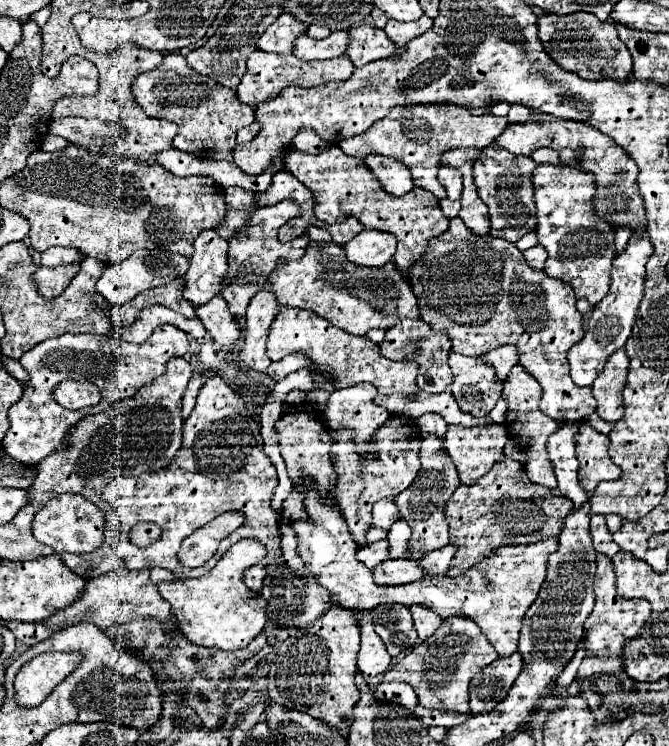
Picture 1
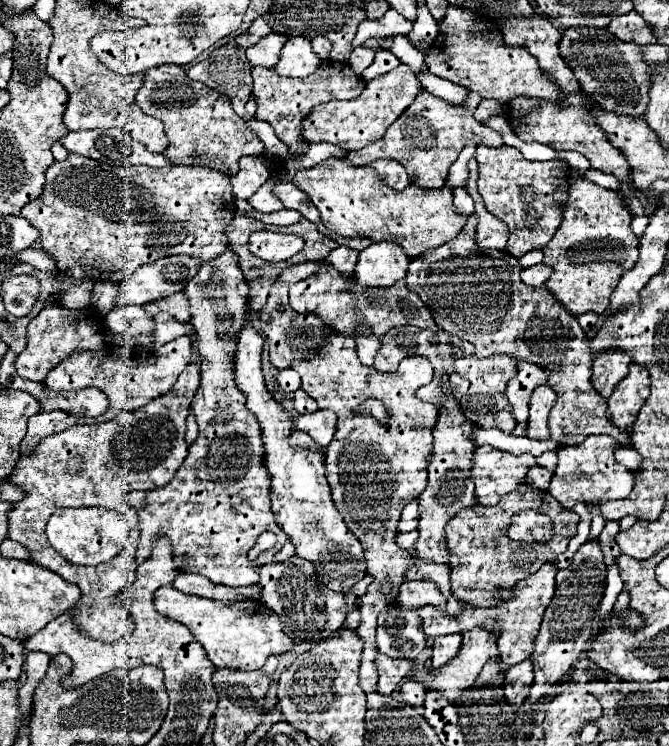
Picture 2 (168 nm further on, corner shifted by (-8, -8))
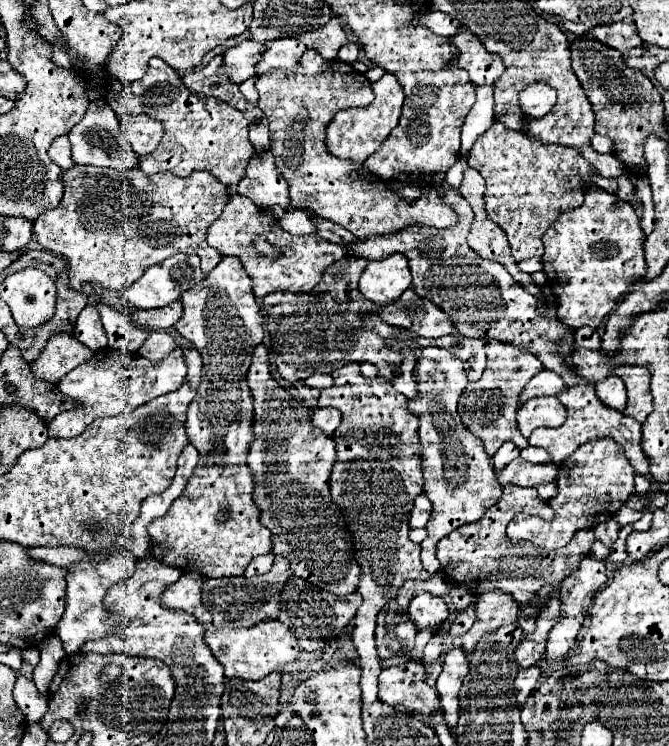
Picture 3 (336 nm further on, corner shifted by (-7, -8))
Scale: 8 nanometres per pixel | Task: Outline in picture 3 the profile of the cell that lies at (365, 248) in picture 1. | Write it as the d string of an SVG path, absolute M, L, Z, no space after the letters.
M393 253L381 261L367 261L359 279L359 291L365 299L379 303L393 303L411 285L411 271L405 255Z

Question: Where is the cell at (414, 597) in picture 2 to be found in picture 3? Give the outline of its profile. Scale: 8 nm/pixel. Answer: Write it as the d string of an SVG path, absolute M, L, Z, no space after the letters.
M419 593L409 603L409 617L413 619L413 623L417 623L419 629L439 625L447 619L447 615L449 615L447 603L441 597L429 593Z

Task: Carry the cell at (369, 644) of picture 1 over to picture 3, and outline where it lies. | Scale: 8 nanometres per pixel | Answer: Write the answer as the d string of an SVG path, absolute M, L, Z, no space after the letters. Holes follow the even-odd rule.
M407 661L391 665L379 675L379 699L389 705L405 705L415 713L433 713L439 709L437 691L423 683L423 663ZM429 699L429 709L419 709Z

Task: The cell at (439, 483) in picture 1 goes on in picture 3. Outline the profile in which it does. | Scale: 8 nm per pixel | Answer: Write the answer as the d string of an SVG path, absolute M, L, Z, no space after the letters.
M425 347L417 359L415 375L419 381L419 397L409 401L409 411L419 417L421 463L425 479L423 491L433 503L433 511L425 527L427 539L421 543L421 563L427 573L435 575L441 571L441 563L435 555L437 541L453 529L481 519L483 513L499 501L501 489L497 487L497 479L493 479L491 457L485 453L481 439L463 427L457 413L457 399L467 387L461 359L447 349Z

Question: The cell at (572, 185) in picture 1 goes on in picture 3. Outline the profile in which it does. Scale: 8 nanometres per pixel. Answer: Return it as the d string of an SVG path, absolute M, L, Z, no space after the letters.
M595 185L589 187L585 191L583 205L559 215L543 239L545 245L543 271L547 273L547 285L551 287L559 303L557 317L573 329L579 329L583 325L599 327L603 319L617 307L619 299L629 293L629 285L645 275L643 241L645 235L639 227L639 217L635 207L627 201L621 201L615 193L609 193Z

